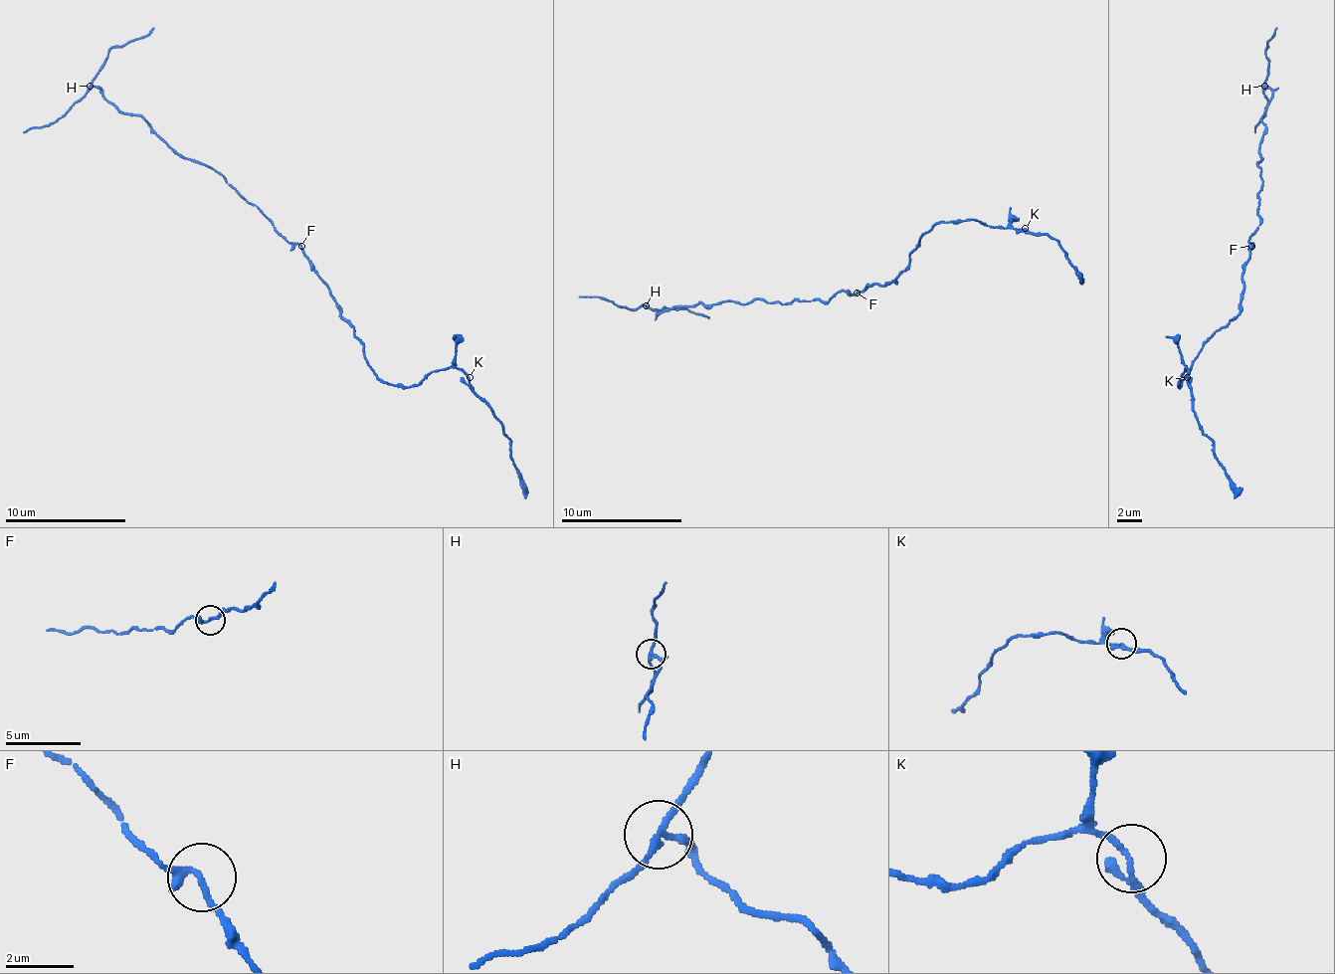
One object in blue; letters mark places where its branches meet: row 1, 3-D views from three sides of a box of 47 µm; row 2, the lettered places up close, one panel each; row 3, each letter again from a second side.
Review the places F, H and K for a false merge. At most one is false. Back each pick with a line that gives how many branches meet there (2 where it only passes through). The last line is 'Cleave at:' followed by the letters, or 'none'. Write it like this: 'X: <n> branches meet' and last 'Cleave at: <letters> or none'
H: 3 branches meet
Cleave at: H

